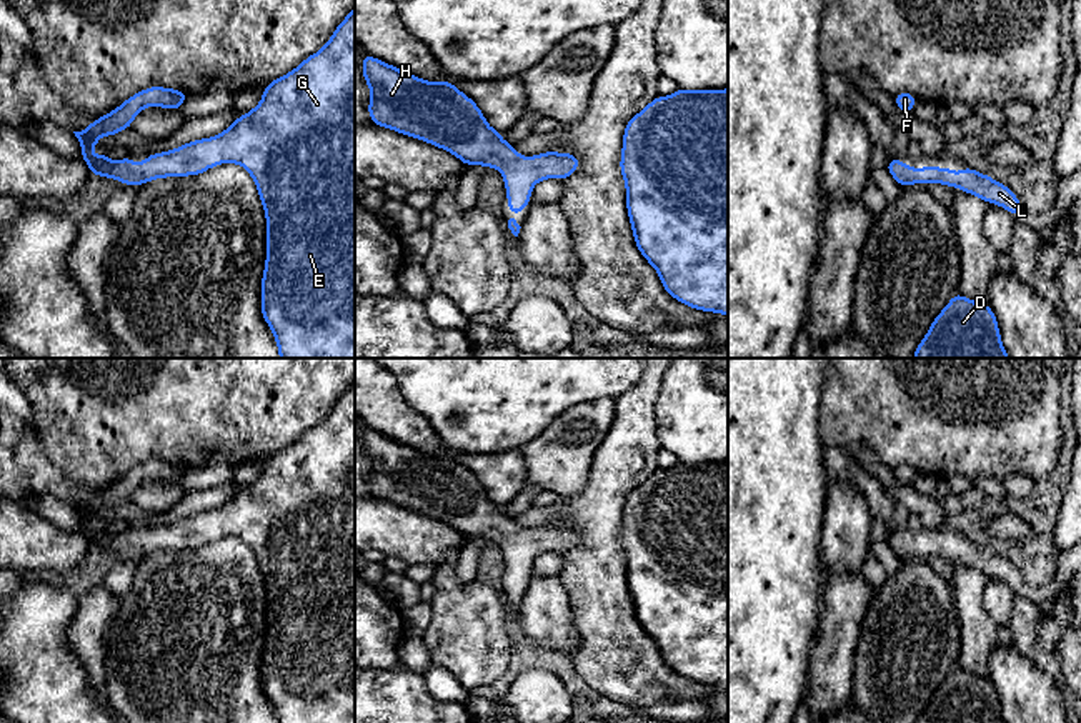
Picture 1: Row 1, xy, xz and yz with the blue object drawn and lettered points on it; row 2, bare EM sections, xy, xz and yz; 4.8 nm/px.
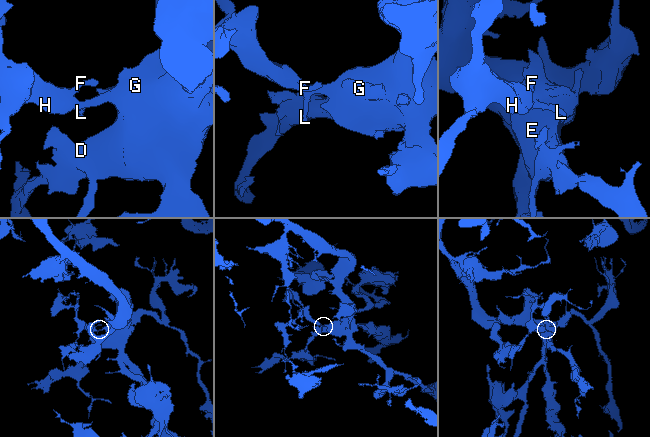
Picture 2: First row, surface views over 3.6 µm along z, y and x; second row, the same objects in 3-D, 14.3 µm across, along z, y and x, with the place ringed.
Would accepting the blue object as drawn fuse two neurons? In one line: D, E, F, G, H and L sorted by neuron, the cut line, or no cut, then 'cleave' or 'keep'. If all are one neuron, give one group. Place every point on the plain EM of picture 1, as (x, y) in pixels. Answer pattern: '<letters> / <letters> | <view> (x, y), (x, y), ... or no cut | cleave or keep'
D E F G H L | no cut | keep

